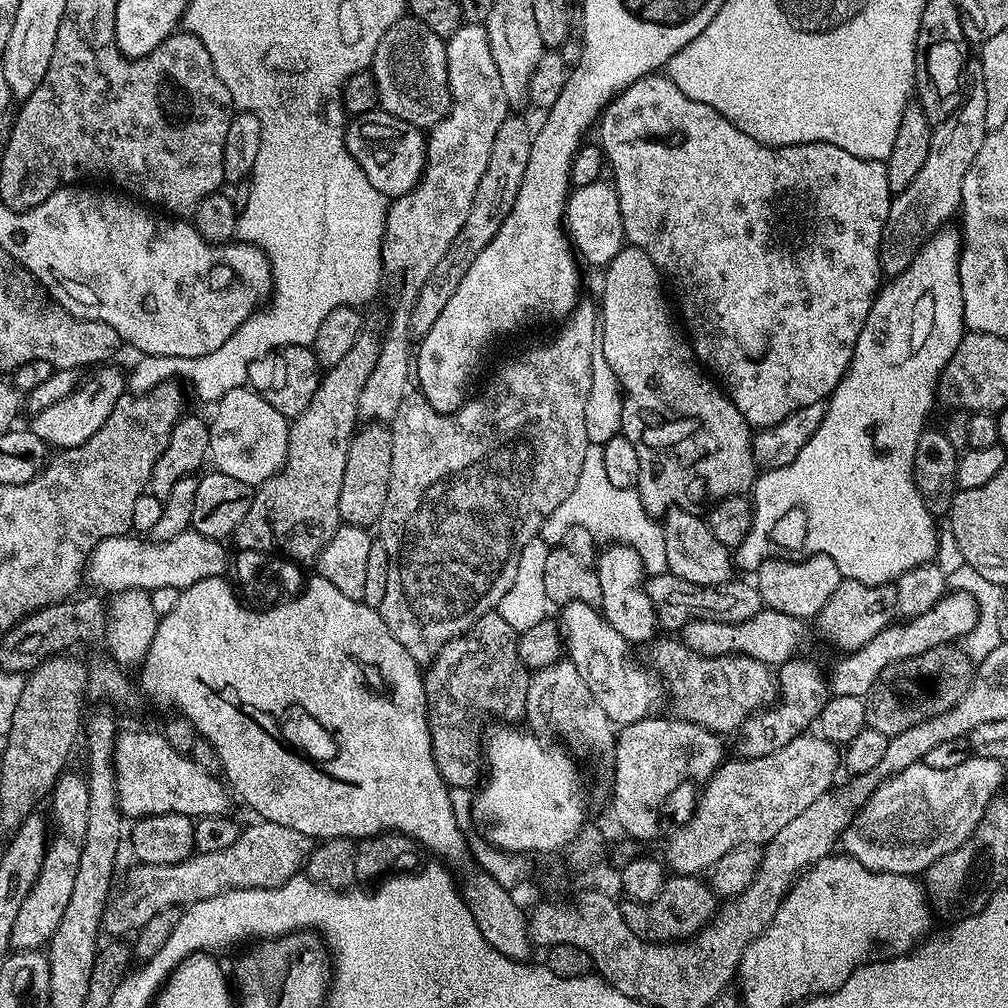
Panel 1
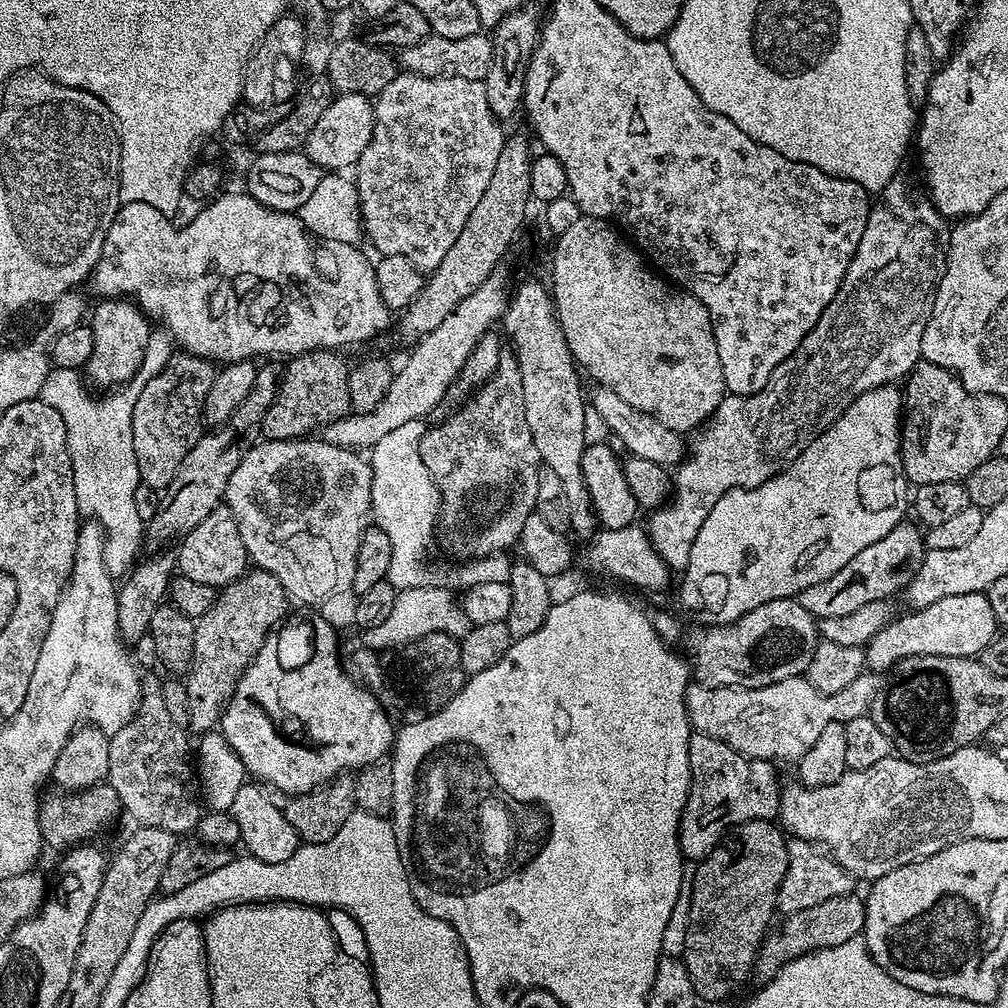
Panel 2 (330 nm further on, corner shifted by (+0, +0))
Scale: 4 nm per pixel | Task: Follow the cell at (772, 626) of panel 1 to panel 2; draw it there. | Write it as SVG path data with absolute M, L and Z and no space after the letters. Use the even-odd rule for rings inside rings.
M971 592L970 594L950 594L950 598L938 598L938 602L930 602L930 606L925 608L917 608L915 610L905 611L905 616L897 615L882 630L878 630L878 634L874 634L874 638L870 638L868 644L864 648L864 663L871 671L877 674L884 674L884 671L895 669L896 663L905 660L910 656L945 656L946 658L962 658L963 656L979 657L981 652L986 650L986 646L990 646L990 642L995 640L998 635L998 625L994 618L994 610L990 608L990 602L984 592Z

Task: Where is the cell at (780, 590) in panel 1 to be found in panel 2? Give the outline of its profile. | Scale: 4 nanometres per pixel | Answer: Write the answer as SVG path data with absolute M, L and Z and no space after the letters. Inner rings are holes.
M900 523L897 528L890 530L890 534L886 534L886 538L874 542L874 546L866 546L862 554L850 558L850 562L846 562L838 574L826 578L826 582L806 586L806 590L802 590L798 597L802 610L819 621L822 618L834 618L838 614L851 614L865 602L888 600L895 592L903 593L914 573L922 566L926 551L921 529L915 523L908 523Z

